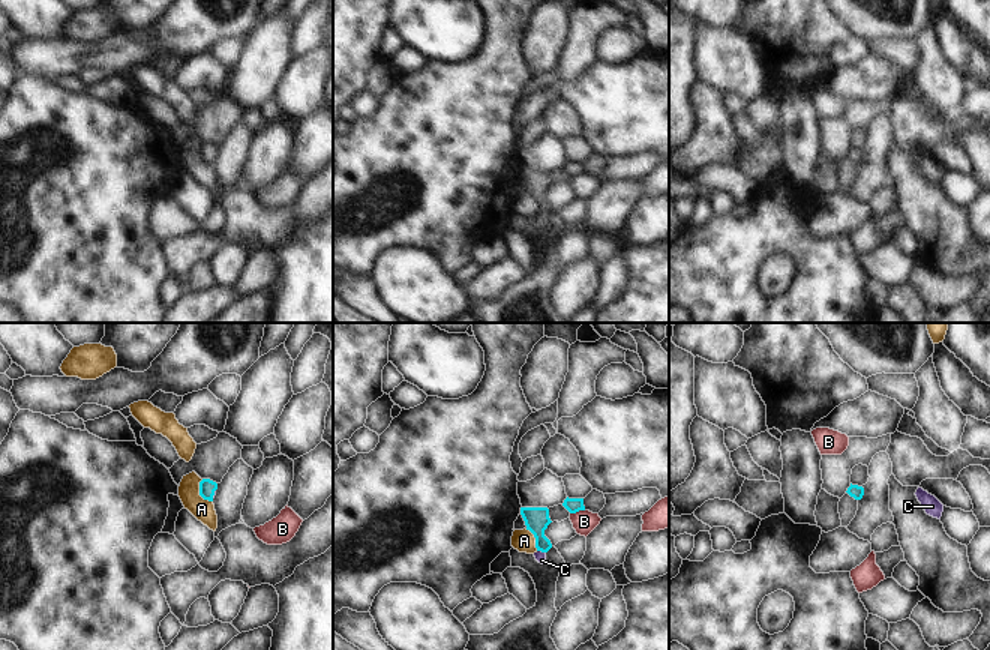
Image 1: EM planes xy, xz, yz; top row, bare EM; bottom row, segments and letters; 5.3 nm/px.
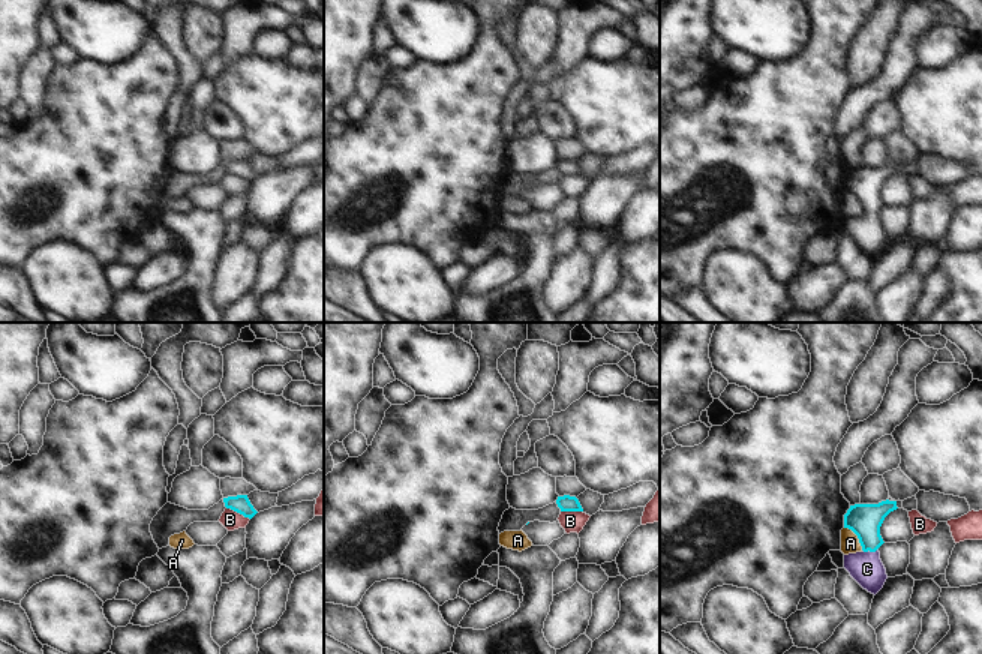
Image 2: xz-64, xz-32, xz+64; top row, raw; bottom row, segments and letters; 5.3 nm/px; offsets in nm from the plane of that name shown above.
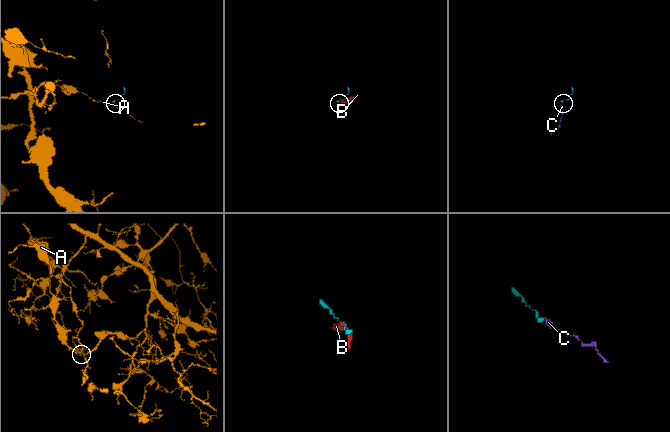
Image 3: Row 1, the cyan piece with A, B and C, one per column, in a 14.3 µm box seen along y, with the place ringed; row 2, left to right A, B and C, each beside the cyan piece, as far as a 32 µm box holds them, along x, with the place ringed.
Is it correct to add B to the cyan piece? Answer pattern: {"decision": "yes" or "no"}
{"decision": "no"}

